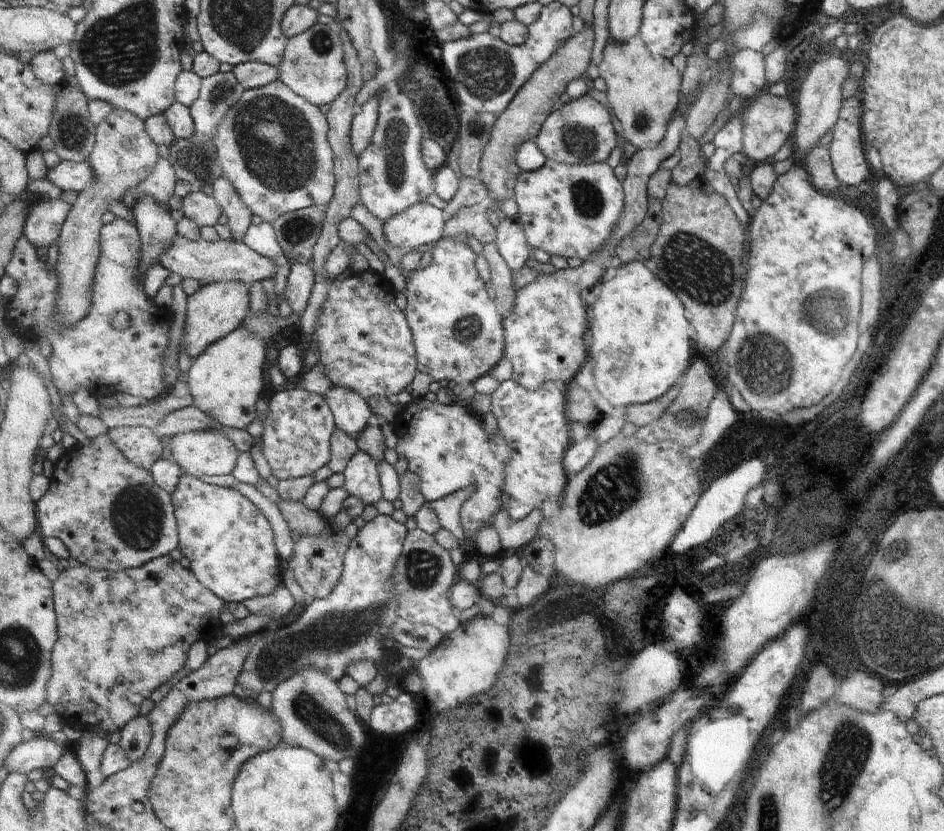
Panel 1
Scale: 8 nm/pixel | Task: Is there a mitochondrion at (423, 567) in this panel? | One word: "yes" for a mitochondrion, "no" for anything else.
yes

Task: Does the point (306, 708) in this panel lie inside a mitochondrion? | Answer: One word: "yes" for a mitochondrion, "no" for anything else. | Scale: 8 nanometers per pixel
yes

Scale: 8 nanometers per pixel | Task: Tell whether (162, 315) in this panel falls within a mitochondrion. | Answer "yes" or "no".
no

